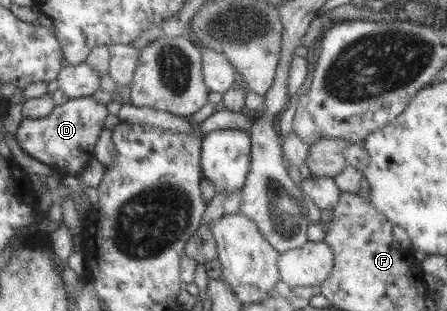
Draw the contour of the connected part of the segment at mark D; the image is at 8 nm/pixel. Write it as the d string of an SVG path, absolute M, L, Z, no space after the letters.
M92 96L69 99L44 117L24 118L16 132L20 148L34 159L46 164L57 174L79 178L86 165L94 159L94 149L107 119L111 118L107 105Z

